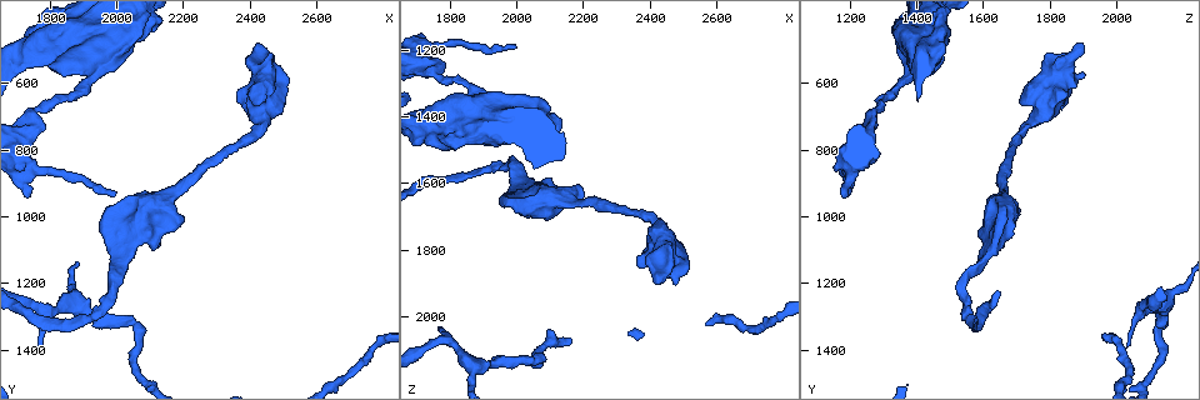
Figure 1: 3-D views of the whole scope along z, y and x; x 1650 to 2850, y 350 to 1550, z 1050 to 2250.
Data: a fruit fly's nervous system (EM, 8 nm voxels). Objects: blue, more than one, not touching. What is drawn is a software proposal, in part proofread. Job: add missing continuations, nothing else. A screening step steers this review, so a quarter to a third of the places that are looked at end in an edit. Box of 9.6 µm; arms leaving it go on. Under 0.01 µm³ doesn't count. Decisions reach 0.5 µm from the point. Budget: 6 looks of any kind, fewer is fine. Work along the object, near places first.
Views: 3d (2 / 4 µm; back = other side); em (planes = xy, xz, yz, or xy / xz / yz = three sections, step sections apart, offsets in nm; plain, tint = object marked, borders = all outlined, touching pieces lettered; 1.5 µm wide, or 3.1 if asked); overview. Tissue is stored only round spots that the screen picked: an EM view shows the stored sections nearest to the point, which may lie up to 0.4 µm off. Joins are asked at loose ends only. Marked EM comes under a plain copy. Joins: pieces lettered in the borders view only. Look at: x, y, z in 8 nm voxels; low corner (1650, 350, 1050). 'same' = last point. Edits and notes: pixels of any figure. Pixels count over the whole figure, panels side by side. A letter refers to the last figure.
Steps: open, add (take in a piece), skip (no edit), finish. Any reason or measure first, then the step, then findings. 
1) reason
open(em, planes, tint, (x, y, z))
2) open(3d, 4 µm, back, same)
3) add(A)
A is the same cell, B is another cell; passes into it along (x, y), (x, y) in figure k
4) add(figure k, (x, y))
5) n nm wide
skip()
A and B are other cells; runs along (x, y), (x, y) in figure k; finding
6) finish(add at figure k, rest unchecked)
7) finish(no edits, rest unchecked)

thin end
open(3d, 2 µm, back, (1990, 930, 1190))

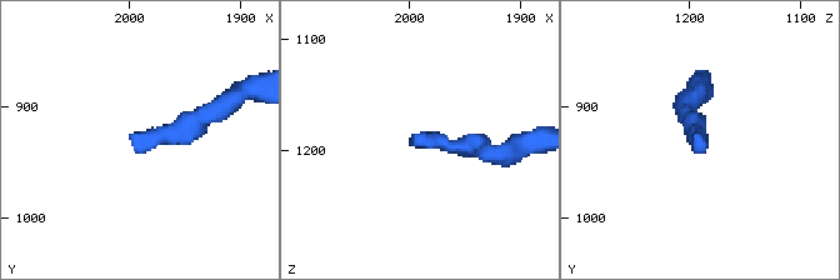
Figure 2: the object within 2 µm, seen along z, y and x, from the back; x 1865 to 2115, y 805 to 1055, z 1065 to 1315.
shape alone is not enough
open(em, xy, step 8, borders, (1994, 936, 1186))

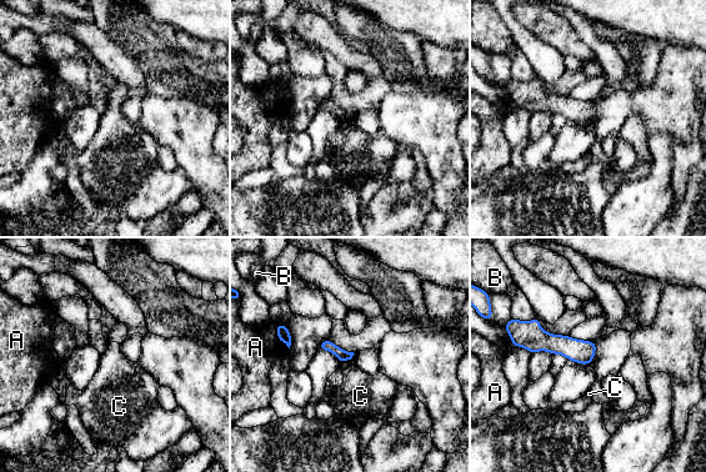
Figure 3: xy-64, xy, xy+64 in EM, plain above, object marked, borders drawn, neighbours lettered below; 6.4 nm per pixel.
skip()
A, B and C are other cells; border along (354, 354), (341, 365) in figure 3; none of them fits

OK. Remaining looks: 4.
branch stops here
open(em, yz, step 4, borders, (2050, 1110, 1600))

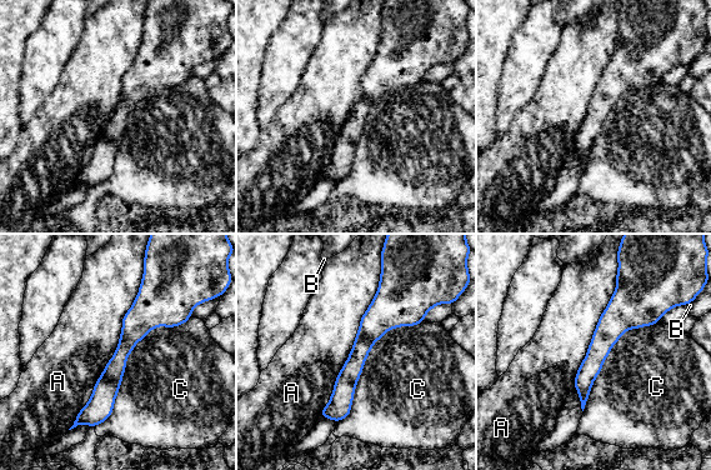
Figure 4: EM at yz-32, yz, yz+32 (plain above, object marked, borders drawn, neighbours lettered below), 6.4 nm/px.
another direction
open(em, planes, borders, same)

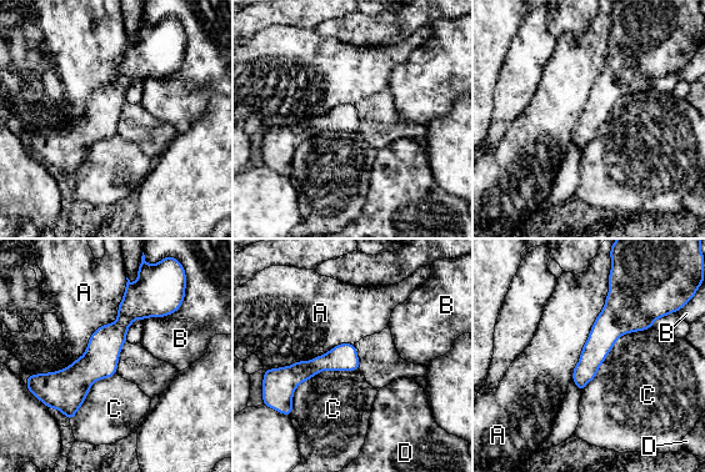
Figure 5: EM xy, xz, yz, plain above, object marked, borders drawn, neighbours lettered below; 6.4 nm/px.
skip()
A, B, C and D are other cells; border along (358, 368), (303, 381), (290, 416) in figure 5; none of them fits

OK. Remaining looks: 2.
branch stops here
open(em, xz, step 4, borders, (1740, 940, 1180))

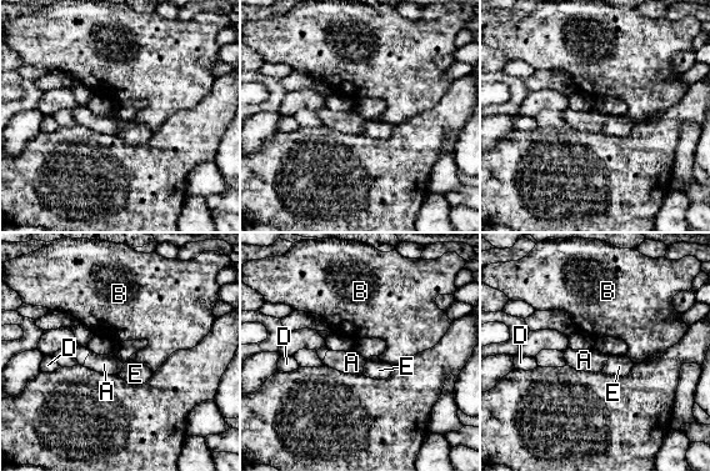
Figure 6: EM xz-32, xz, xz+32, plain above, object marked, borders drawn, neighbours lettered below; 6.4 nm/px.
open(em, planes, borders, same)

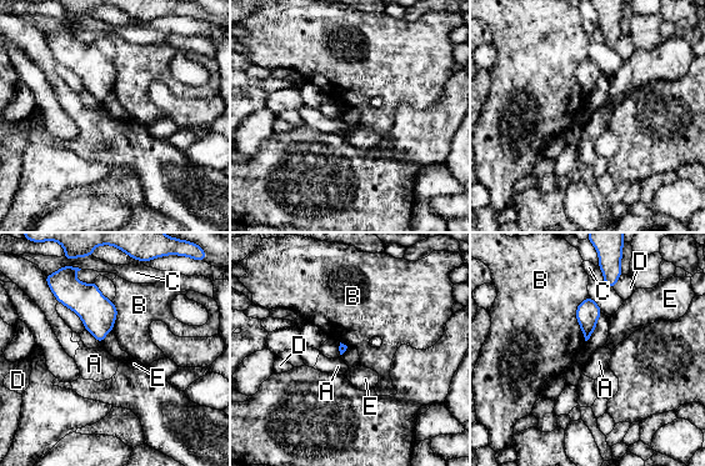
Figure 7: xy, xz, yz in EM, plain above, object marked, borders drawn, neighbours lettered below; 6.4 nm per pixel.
skip()
A, B, C, D and E are other cells; none of them fits

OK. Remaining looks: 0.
finish(no edits, rest unchecked)

